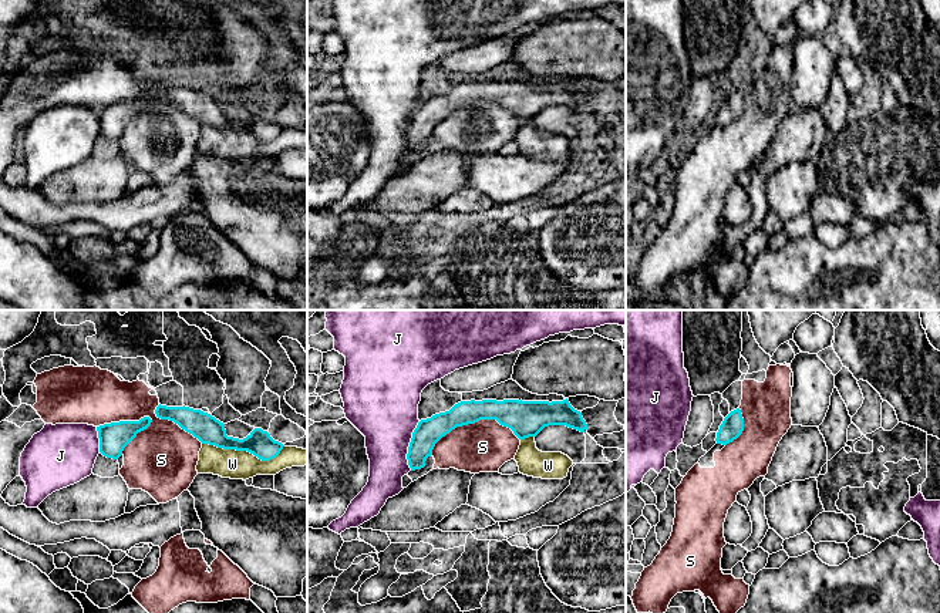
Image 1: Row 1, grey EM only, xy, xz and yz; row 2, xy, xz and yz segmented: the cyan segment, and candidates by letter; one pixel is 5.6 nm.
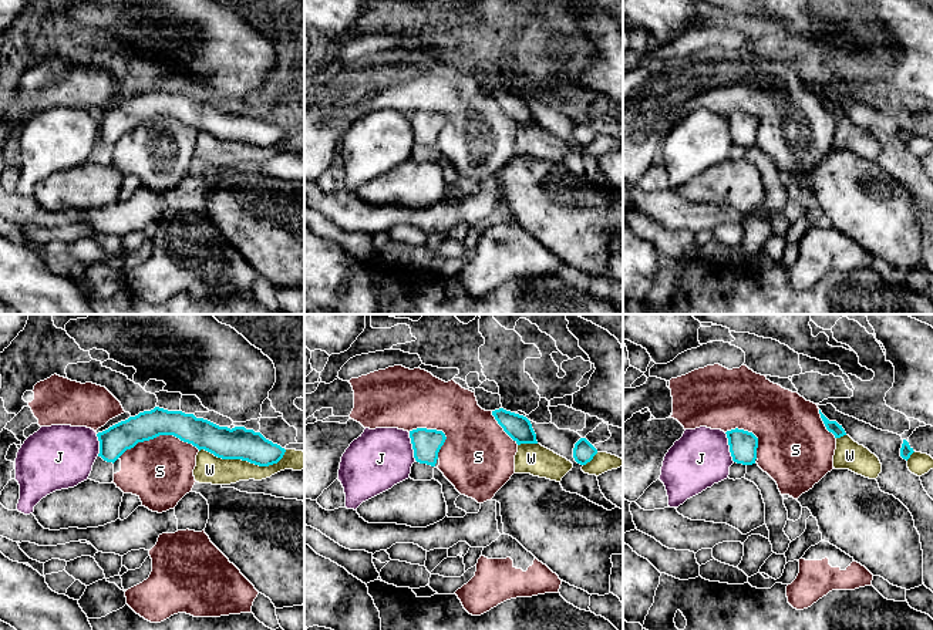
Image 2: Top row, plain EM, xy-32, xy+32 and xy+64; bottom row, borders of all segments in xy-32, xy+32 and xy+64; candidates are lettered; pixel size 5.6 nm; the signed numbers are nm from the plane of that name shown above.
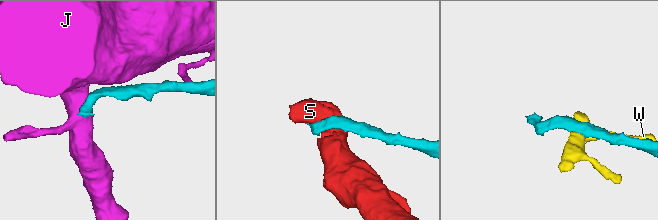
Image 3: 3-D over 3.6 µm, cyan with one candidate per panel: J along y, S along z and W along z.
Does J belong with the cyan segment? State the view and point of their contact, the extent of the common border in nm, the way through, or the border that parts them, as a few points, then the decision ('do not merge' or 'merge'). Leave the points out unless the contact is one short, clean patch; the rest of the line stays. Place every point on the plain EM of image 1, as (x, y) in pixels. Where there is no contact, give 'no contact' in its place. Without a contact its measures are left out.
meets cyan in xz at (410, 127); contact 280 nm long; border along xz (420, 103), (408, 128), (407, 145), (410, 151); do not merge

